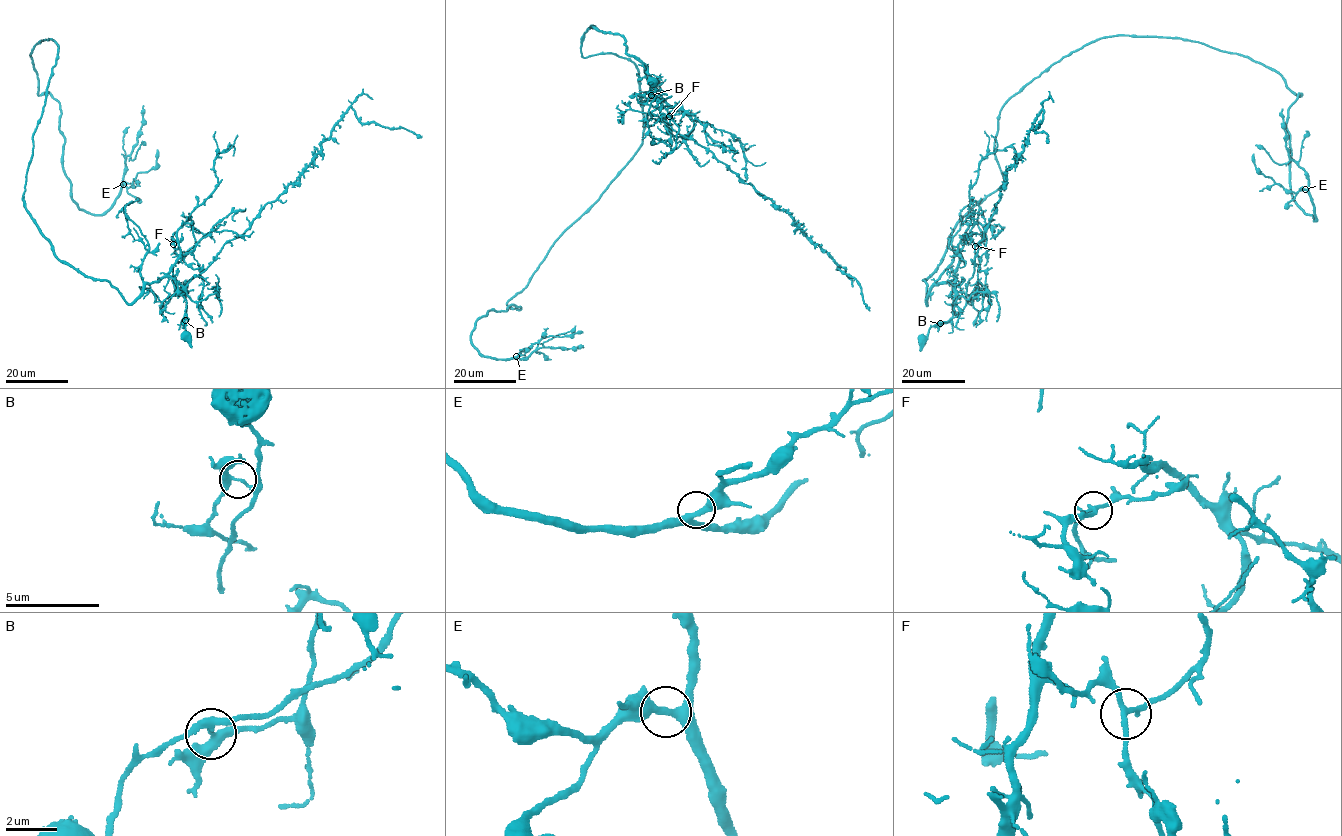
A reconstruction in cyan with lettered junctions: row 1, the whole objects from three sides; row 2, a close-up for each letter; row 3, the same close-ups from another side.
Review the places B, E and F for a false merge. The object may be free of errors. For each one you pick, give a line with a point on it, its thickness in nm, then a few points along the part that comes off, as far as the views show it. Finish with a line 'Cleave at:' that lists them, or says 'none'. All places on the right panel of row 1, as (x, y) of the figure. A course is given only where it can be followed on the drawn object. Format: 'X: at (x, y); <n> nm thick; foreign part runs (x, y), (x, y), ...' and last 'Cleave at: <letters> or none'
B: at (940, 323); 240 nm thick; foreign part runs (940, 323), (957, 316), (966, 304), (977, 247), (1006, 175), (1043, 109), (1034, 130), (1046, 133), (1048, 140)
Cleave at: B

